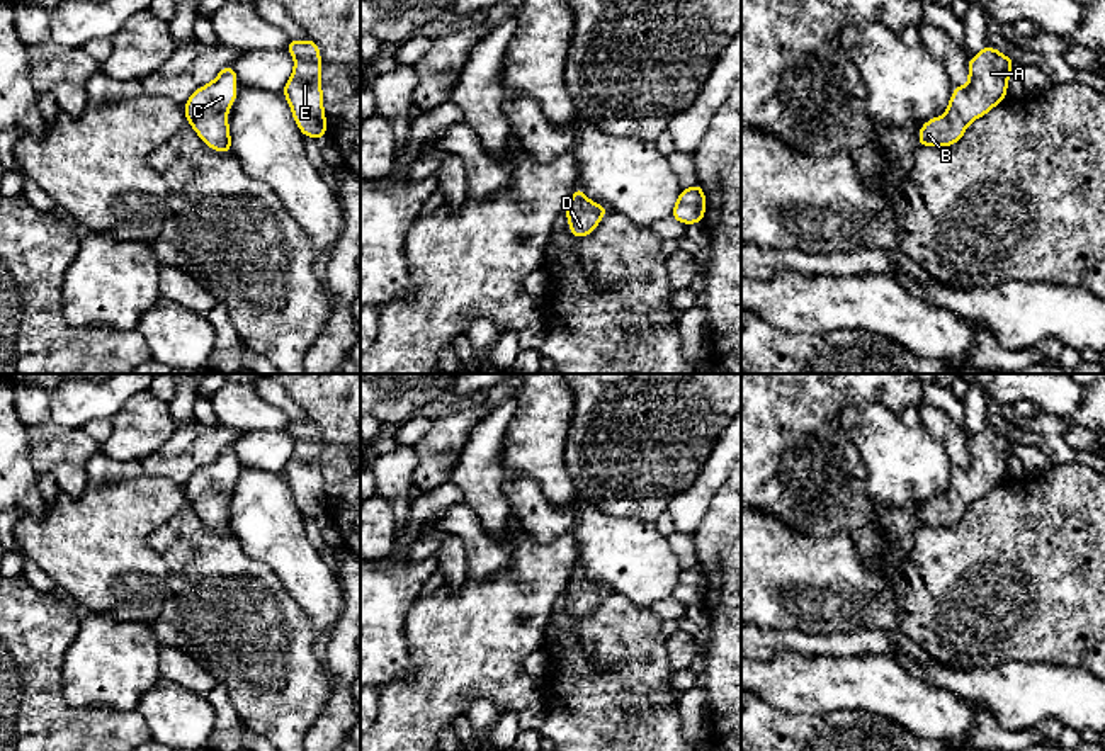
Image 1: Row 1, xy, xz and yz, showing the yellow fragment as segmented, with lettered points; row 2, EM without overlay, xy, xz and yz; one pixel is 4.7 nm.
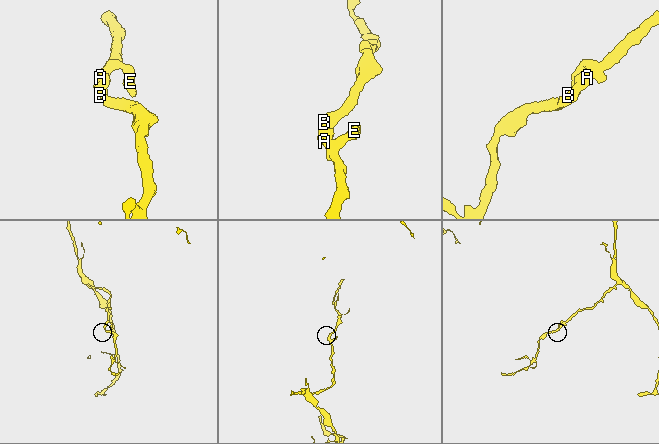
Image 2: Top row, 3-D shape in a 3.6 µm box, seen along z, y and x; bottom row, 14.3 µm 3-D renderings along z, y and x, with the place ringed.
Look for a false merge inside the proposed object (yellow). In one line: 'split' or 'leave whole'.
leave whole

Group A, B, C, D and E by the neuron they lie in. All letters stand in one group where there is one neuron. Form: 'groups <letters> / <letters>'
groups A B C D E

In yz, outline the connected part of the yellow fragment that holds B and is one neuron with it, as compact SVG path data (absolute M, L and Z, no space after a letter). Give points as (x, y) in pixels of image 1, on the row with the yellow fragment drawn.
M984 46L967 61L969 85L954 85L944 117L933 117L920 127L918 148L959 143L971 121L988 114L1006 97L1010 70L1017 61L991 46Z

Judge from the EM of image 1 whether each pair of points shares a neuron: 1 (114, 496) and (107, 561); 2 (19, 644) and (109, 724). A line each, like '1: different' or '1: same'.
1: same
2: same

